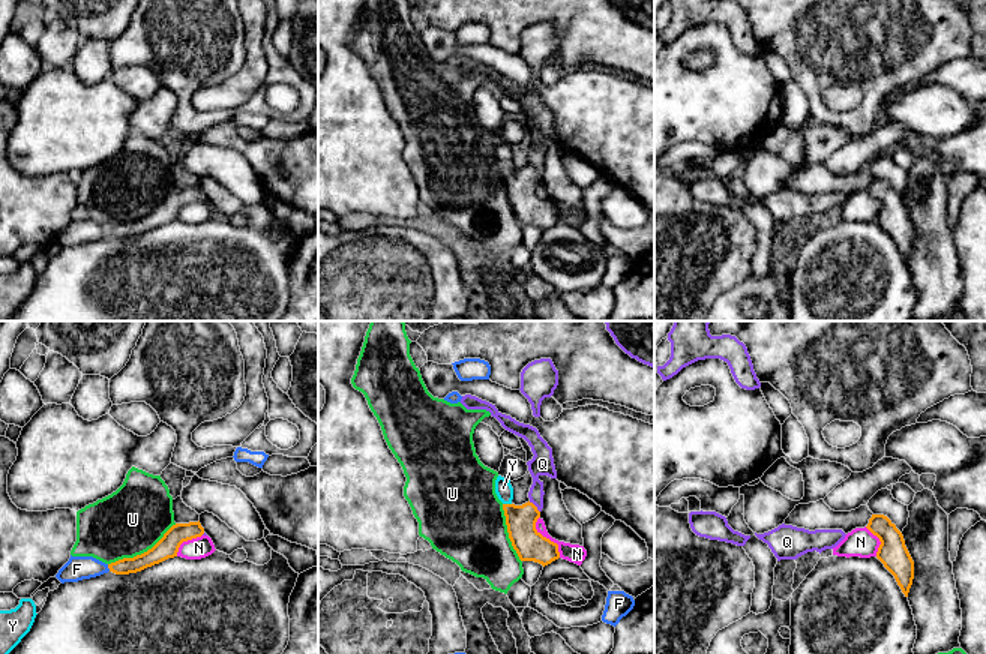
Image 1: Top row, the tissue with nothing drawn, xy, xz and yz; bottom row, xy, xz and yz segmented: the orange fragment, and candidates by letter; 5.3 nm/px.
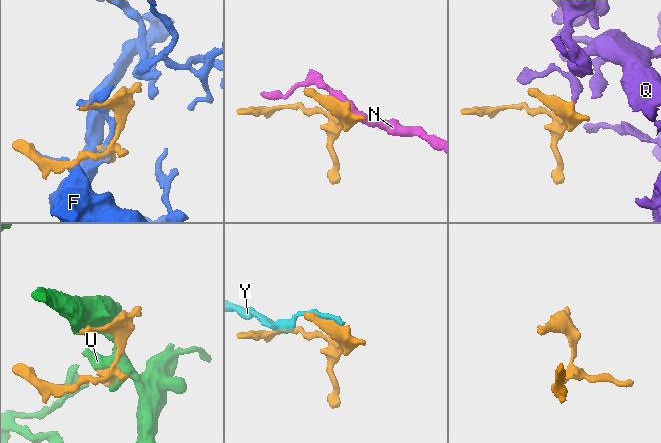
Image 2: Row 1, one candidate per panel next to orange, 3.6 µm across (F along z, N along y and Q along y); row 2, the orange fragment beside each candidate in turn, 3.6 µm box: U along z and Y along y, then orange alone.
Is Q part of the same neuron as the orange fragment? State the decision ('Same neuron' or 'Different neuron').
Same neuron

